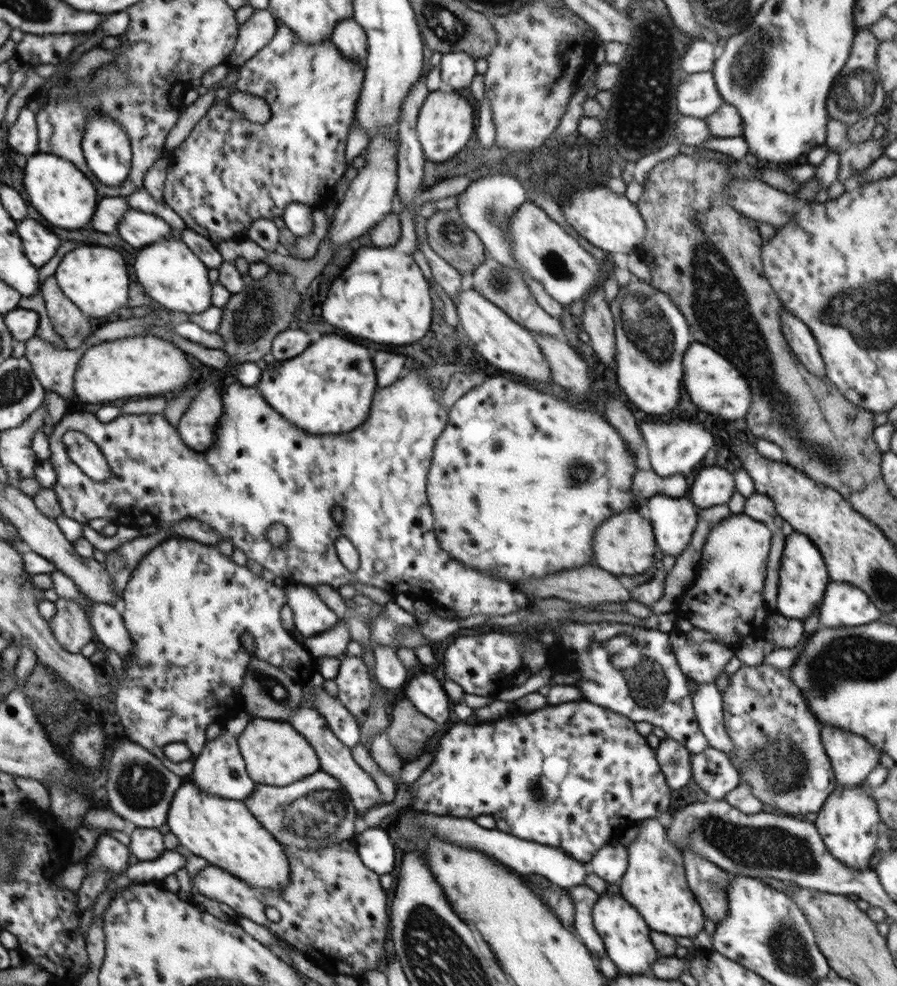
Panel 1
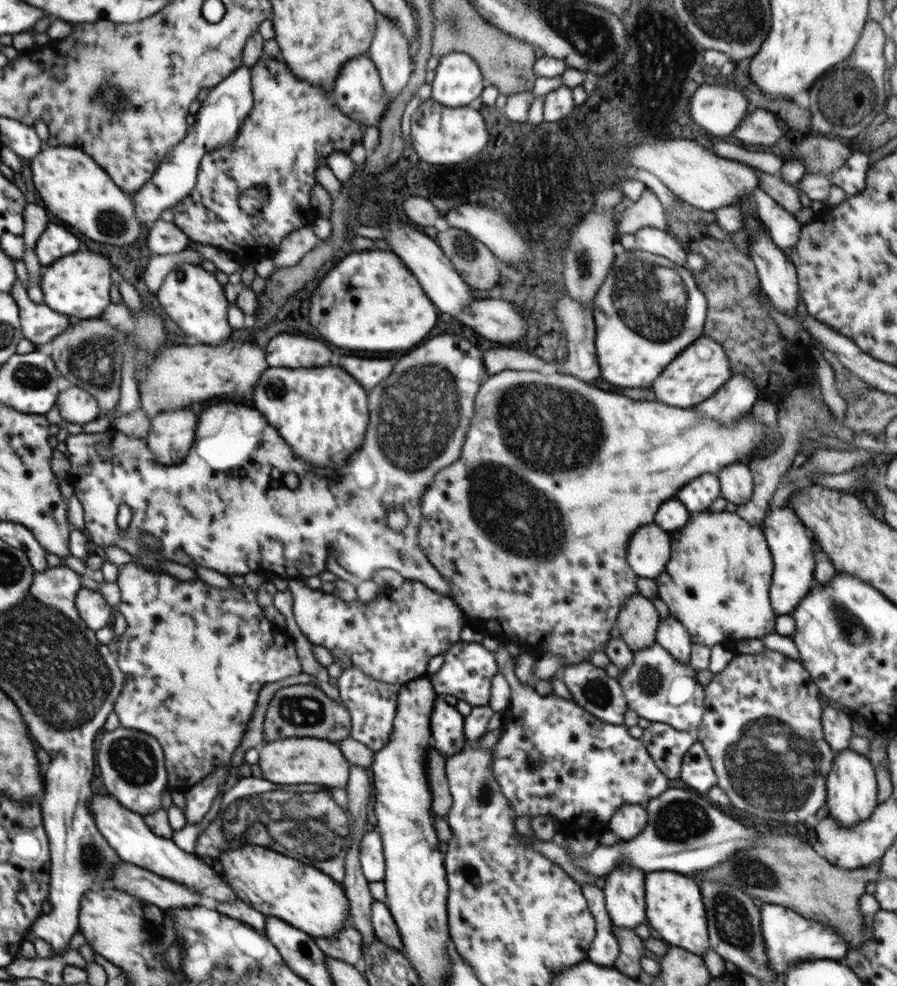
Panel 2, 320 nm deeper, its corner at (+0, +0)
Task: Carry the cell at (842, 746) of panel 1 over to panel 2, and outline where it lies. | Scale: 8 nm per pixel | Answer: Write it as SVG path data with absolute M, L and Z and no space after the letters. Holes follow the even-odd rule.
M820 696L820 699L821 699L821 703L822 703L822 712L821 712L821 721L822 721L822 727L823 727L823 736L825 737L825 740L826 742L828 742L828 745L830 746L830 748L832 748L832 750L835 752L835 754L840 754L840 752L842 752L842 750L844 749L848 749L850 748L850 738L852 738L852 736L854 736L854 732L852 731L853 729L853 724L851 722L851 719L849 717L848 714L842 712L840 709L838 708L833 708L833 707L830 707L829 705L824 705L824 703L822 702L822 697Z

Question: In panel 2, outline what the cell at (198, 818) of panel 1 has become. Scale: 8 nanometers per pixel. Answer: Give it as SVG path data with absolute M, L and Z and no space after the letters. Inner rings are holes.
M228 842L216 866L240 900L254 910L279 918L319 942L342 930L344 922L351 920L350 901L343 884L336 879L264 846L242 842L238 847L235 842Z

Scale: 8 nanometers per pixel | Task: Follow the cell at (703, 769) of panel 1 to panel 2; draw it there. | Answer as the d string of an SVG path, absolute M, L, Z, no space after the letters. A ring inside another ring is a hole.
M696 742L684 754L679 777L697 794L706 795L717 784L710 757L700 742Z

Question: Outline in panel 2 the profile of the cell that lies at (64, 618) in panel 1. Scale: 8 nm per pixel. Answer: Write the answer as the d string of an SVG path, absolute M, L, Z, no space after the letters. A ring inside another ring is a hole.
M82 587L77 594L77 609L80 618L92 629L100 630L108 624L112 608L108 606L106 599L100 592L92 592L92 589Z

